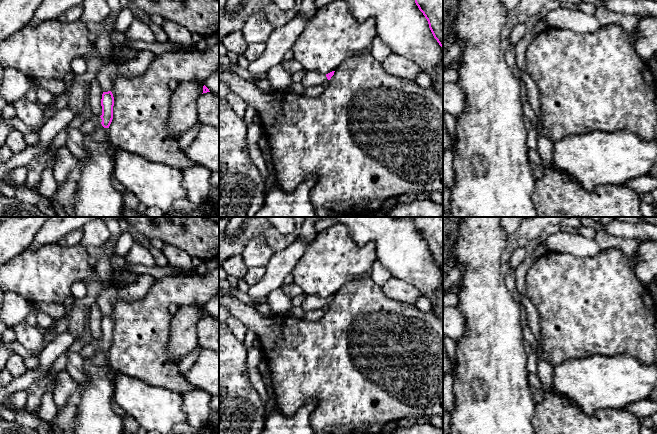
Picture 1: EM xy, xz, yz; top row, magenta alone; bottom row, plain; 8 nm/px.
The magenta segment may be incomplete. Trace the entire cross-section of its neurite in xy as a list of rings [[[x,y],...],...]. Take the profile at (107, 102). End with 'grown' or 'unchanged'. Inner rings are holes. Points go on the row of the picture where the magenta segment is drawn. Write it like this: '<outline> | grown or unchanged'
[[[111,91],[103,92],[101,99],[102,115],[92,115],[81,126],[80,130],[83,133],[90,133],[94,131],[98,126],[102,125],[104,128],[109,128],[113,119],[113,106],[114,97]]] | grown

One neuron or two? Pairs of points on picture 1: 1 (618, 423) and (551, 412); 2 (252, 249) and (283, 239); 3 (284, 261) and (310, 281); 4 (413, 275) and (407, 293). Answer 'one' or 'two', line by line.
1: one
2: two
3: two
4: two

